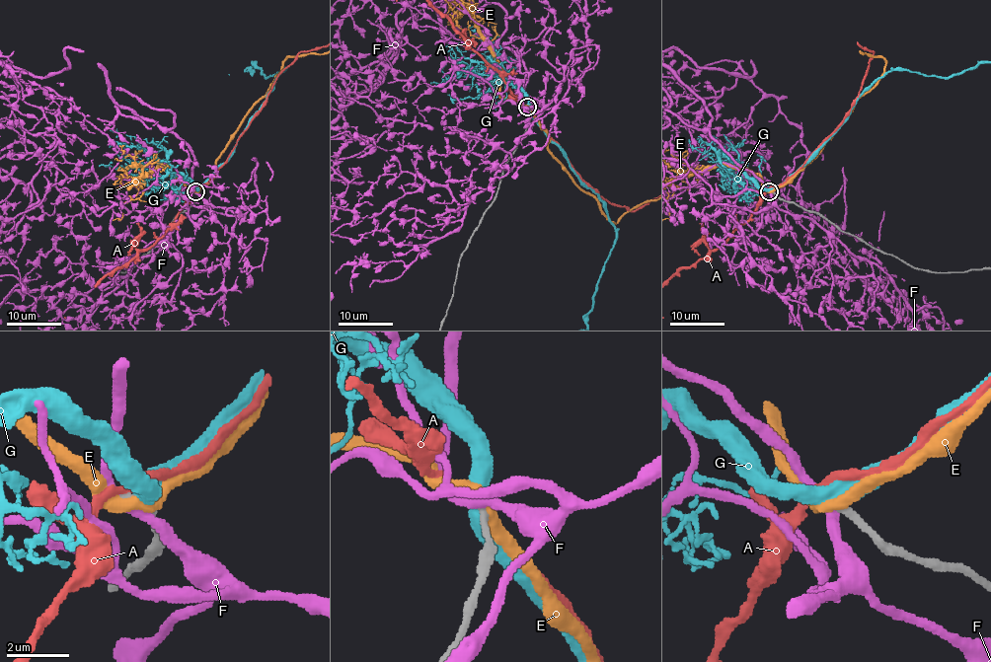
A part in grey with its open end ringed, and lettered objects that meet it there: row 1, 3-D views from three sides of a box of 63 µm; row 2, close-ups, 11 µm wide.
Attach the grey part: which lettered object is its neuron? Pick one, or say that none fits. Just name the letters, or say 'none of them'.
E

